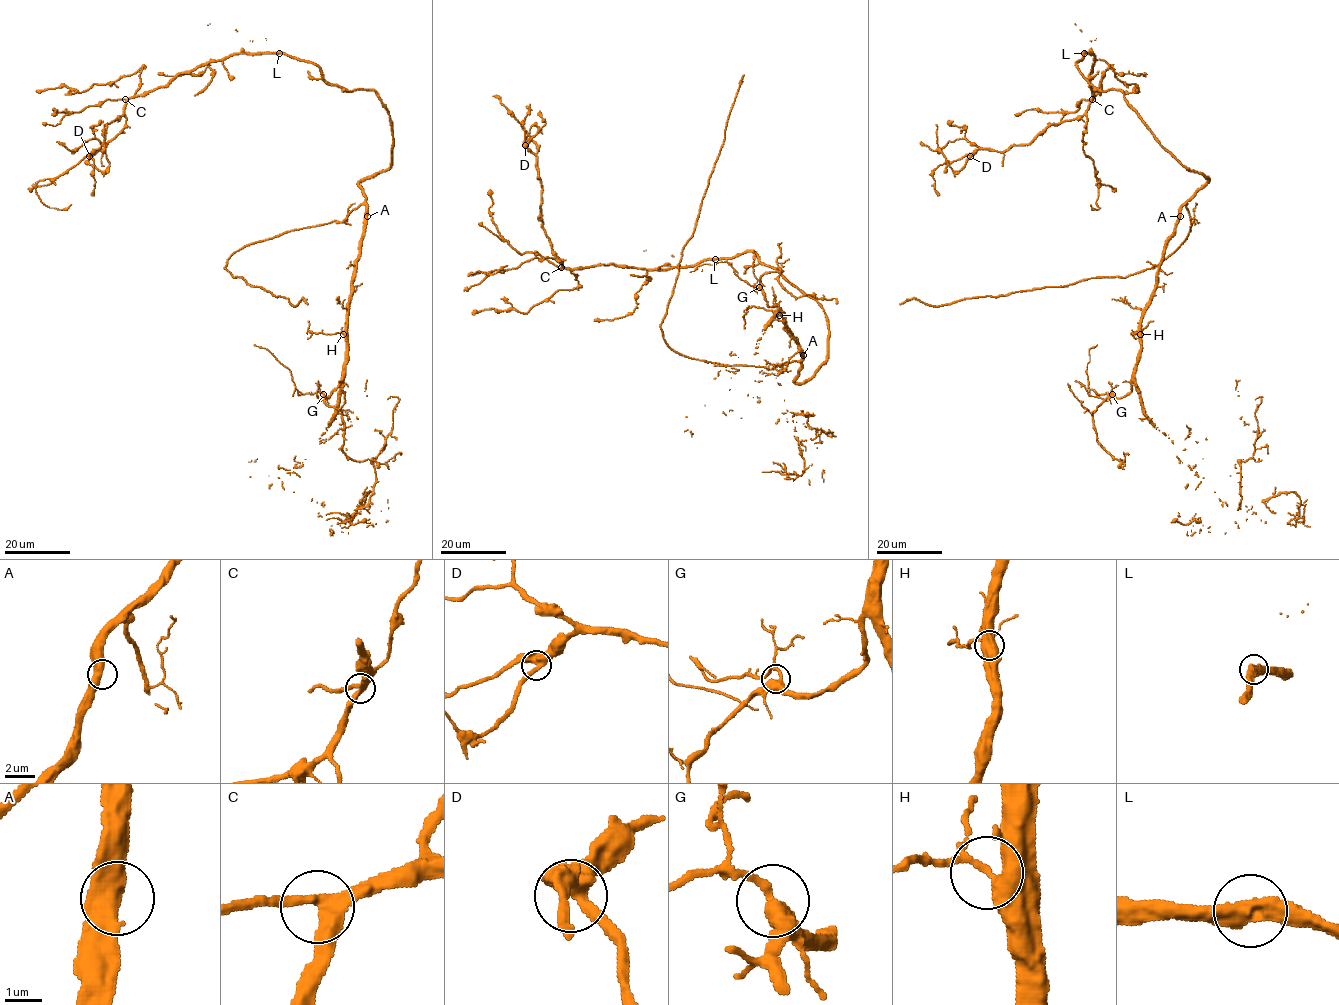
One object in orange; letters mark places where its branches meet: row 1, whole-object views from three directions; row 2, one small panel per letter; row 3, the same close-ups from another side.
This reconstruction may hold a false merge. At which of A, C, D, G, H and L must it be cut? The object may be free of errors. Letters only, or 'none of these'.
none of these

